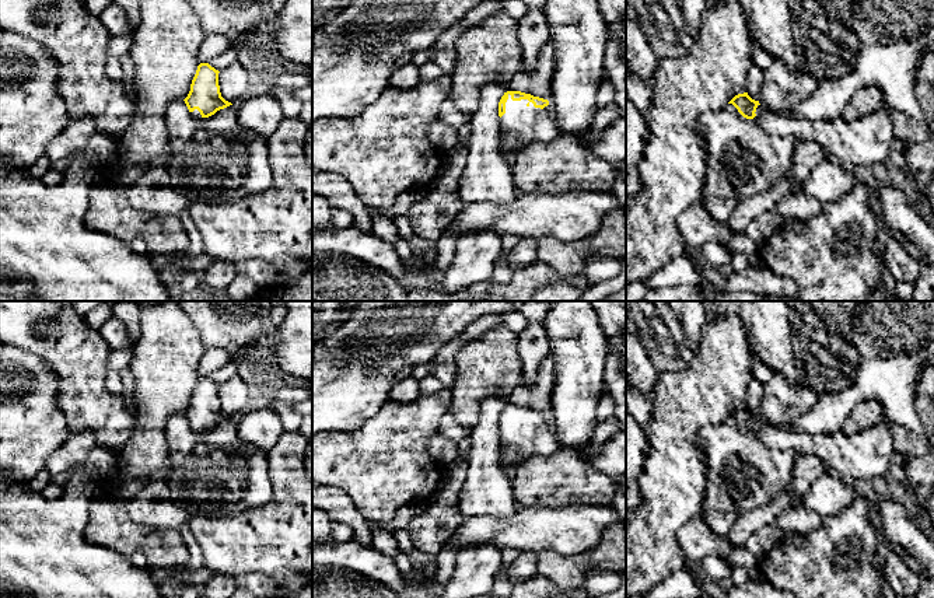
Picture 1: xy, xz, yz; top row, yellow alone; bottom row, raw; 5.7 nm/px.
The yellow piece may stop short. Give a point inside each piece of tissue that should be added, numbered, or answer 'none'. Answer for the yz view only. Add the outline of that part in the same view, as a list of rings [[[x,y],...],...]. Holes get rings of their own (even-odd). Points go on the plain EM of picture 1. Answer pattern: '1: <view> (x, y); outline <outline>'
1: yz (867, 454); outline [[[885,416],[870,429],[853,436],[843,431],[809,434],[758,419],[753,433],[767,448],[793,448],[797,454],[819,458],[828,471],[843,479],[871,480],[877,476],[886,476],[889,471],[895,452],[891,433],[893,424],[892,417]]]

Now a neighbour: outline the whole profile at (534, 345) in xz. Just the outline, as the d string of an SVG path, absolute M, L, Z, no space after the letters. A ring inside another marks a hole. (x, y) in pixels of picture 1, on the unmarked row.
M528 322L518 335L517 347L522 361L522 380L534 382L539 367L552 353L550 339L541 322Z

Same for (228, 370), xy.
M228 361L223 364L220 368L213 371L209 378L214 381L216 384L221 385L231 380L232 377L238 375L238 367L235 361Z

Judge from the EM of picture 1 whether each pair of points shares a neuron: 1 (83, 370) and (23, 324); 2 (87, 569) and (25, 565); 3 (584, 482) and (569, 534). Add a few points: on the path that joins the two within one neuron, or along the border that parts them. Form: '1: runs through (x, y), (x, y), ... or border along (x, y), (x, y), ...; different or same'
1: runs through (66, 353), (51, 343), (37, 343), (32, 341); same
2: runs through (72, 569), (41, 565); same
3: border along (544, 506), (611, 506); different

